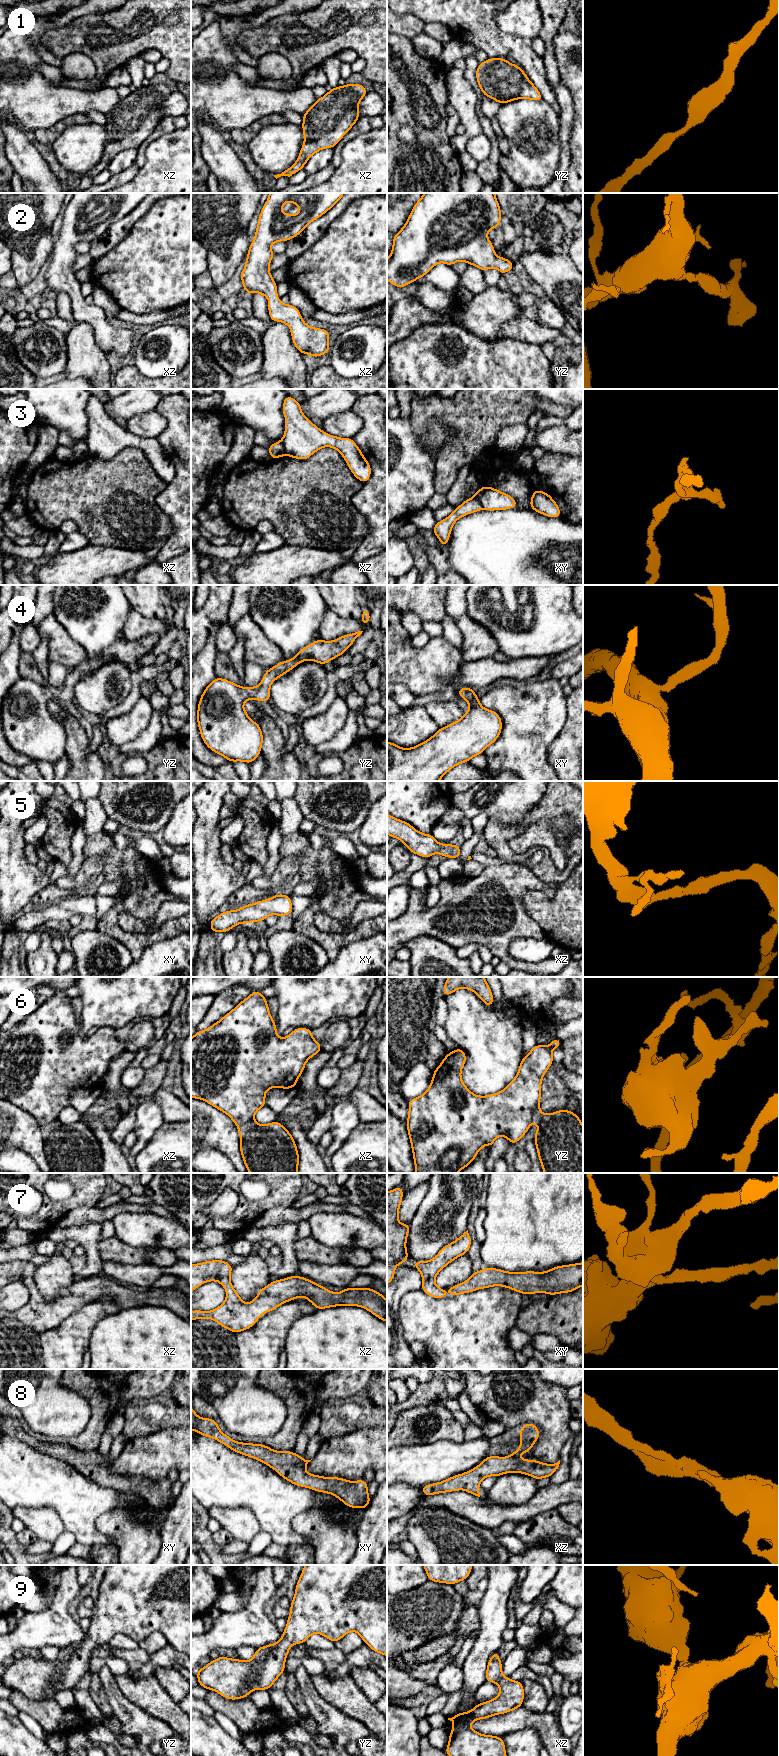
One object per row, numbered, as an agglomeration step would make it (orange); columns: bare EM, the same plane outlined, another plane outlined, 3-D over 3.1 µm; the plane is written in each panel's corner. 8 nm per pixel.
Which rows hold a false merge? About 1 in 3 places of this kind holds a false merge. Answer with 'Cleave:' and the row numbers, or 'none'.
Cleave: 3, 6

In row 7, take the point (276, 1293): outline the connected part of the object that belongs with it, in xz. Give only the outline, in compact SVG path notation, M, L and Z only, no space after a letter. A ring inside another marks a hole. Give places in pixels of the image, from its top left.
M211 1260L191 1265L191 1292L209 1281L218 1281L226 1290L226 1300L219 1307L211 1311L191 1311L191 1321L204 1318L212 1319L231 1332L239 1333L253 1327L262 1314L271 1312L288 1301L303 1297L308 1299L317 1310L336 1306L359 1306L387 1322L387 1299L377 1290L368 1287L345 1287L342 1292L335 1293L302 1276L290 1276L272 1281L266 1287L257 1291L256 1299L250 1303L244 1303L232 1286L230 1280L232 1270L233 1266L224 1260Z

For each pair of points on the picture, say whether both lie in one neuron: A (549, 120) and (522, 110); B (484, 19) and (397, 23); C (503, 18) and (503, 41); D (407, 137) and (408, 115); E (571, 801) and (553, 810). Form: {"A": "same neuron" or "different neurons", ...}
{"A": "same neuron", "B": "different neurons", "C": "different neurons", "D": "different neurons", "E": "same neuron"}

